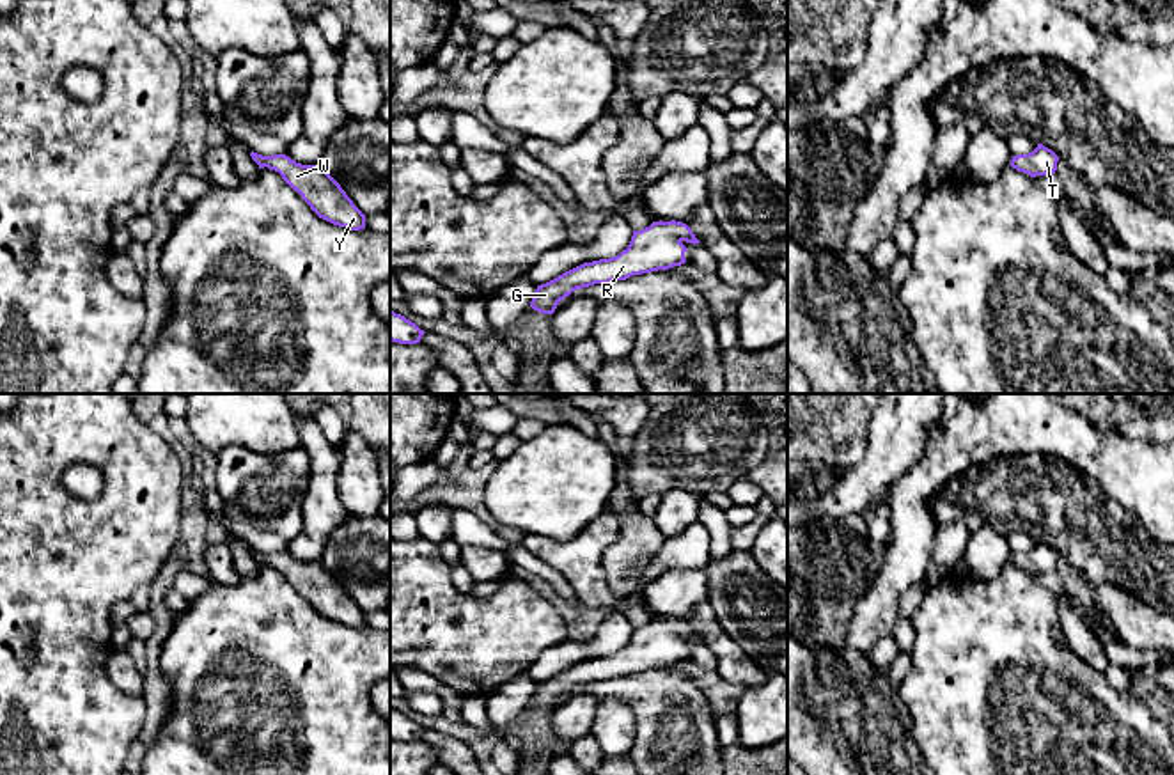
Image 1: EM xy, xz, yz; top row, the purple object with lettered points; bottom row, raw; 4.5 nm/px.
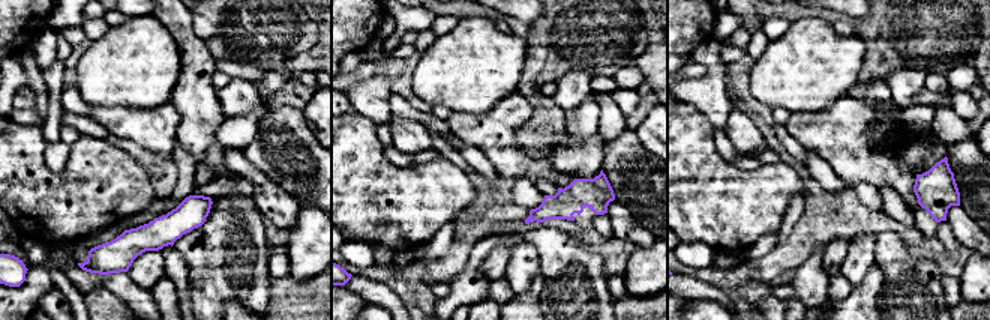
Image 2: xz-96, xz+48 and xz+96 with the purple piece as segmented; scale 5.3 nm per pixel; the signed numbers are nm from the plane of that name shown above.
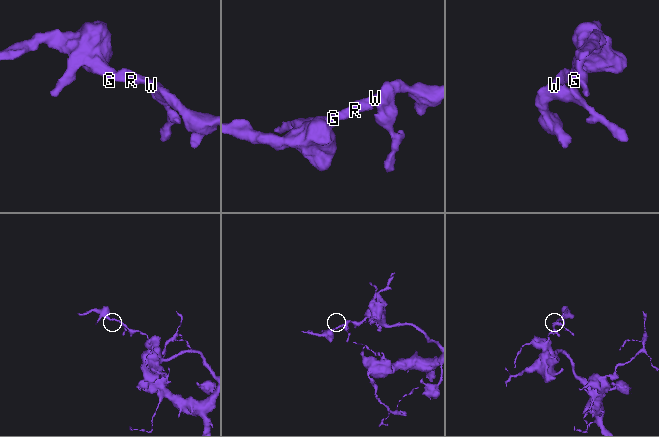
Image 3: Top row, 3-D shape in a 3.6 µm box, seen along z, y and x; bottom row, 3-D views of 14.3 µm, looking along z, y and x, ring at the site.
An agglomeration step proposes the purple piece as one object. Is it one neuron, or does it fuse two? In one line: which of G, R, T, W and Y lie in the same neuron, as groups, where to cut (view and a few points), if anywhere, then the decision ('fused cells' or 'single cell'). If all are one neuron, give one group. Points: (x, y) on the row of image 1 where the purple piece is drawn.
groups G R T W Y; cut none; single cell

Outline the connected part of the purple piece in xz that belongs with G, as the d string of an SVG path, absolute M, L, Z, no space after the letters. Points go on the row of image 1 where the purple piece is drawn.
M653 222L642 231L633 231L626 250L610 259L583 262L557 278L537 286L530 307L541 314L553 314L559 301L573 291L594 284L626 280L633 275L669 270L686 262L683 243L700 243L683 222Z

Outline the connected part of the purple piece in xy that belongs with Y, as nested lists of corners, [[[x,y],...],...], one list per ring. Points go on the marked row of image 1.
[[[252,151],[250,156],[259,168],[278,172],[319,218],[349,231],[365,229],[365,215],[321,165],[301,165],[286,154],[262,156]]]

